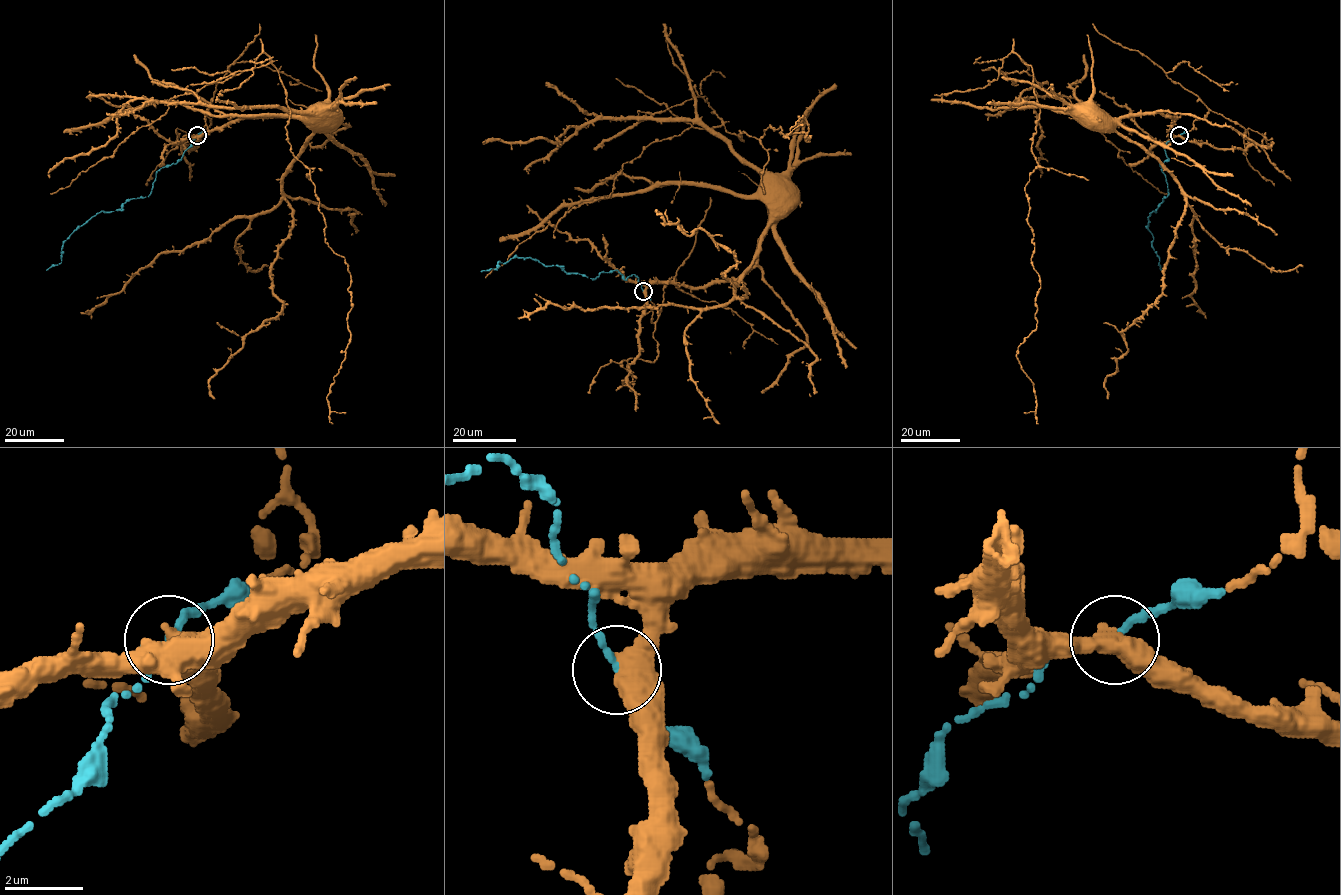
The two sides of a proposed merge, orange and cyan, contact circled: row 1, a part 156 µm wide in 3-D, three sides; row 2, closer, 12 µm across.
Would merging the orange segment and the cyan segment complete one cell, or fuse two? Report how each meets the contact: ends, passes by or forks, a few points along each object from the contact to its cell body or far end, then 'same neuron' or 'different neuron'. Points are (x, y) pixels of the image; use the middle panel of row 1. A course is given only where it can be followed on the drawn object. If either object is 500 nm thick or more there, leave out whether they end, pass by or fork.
orange passes by; cyan passes by; orange runs (644, 291), (652, 283), (693, 288), (739, 280), (754, 265), (758, 239), (768, 224), (767, 183); cyan runs (643, 291), (632, 274), (624, 280), (616, 269), (593, 280), (529, 258), (481, 271); same neuron

